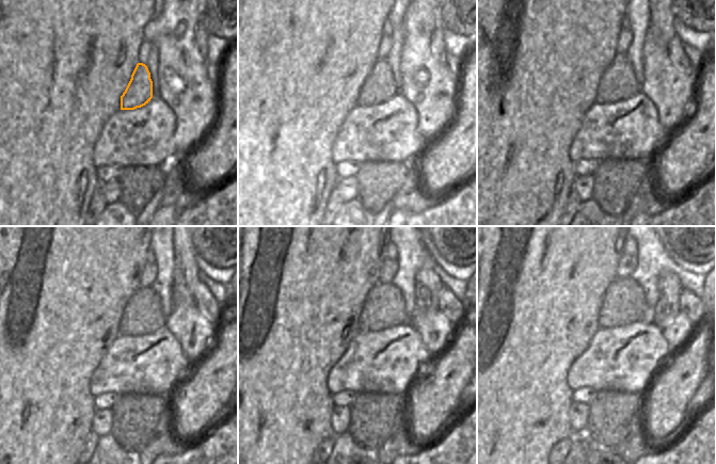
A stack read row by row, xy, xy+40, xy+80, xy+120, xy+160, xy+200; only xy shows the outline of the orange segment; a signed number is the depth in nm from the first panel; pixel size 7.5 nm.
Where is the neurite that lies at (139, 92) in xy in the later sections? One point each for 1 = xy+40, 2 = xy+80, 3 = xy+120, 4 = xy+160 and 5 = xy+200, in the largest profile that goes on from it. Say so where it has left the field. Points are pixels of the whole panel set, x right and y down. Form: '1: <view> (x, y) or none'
1: xy+40 (379, 86)
2: xy+80 (617, 83)
3: xy+120 (142, 315)
4: xy+160 (383, 308)
5: xy+200 (623, 303)

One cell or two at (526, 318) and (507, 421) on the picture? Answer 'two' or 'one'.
one

